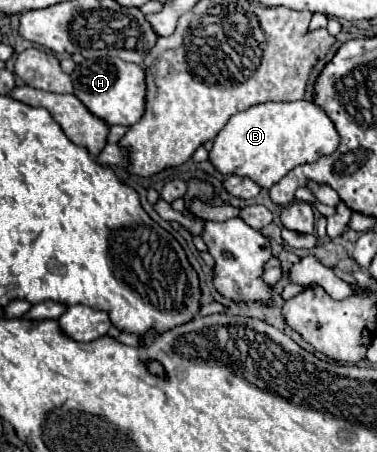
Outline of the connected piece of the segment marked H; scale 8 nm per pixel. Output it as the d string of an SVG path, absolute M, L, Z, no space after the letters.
M96 58L96 60L84 60L80 62L74 72L70 74L74 96L100 120L104 120L108 126L120 124L130 126L136 124L142 118L144 98L146 98L146 82L142 66L124 62L120 58Z

